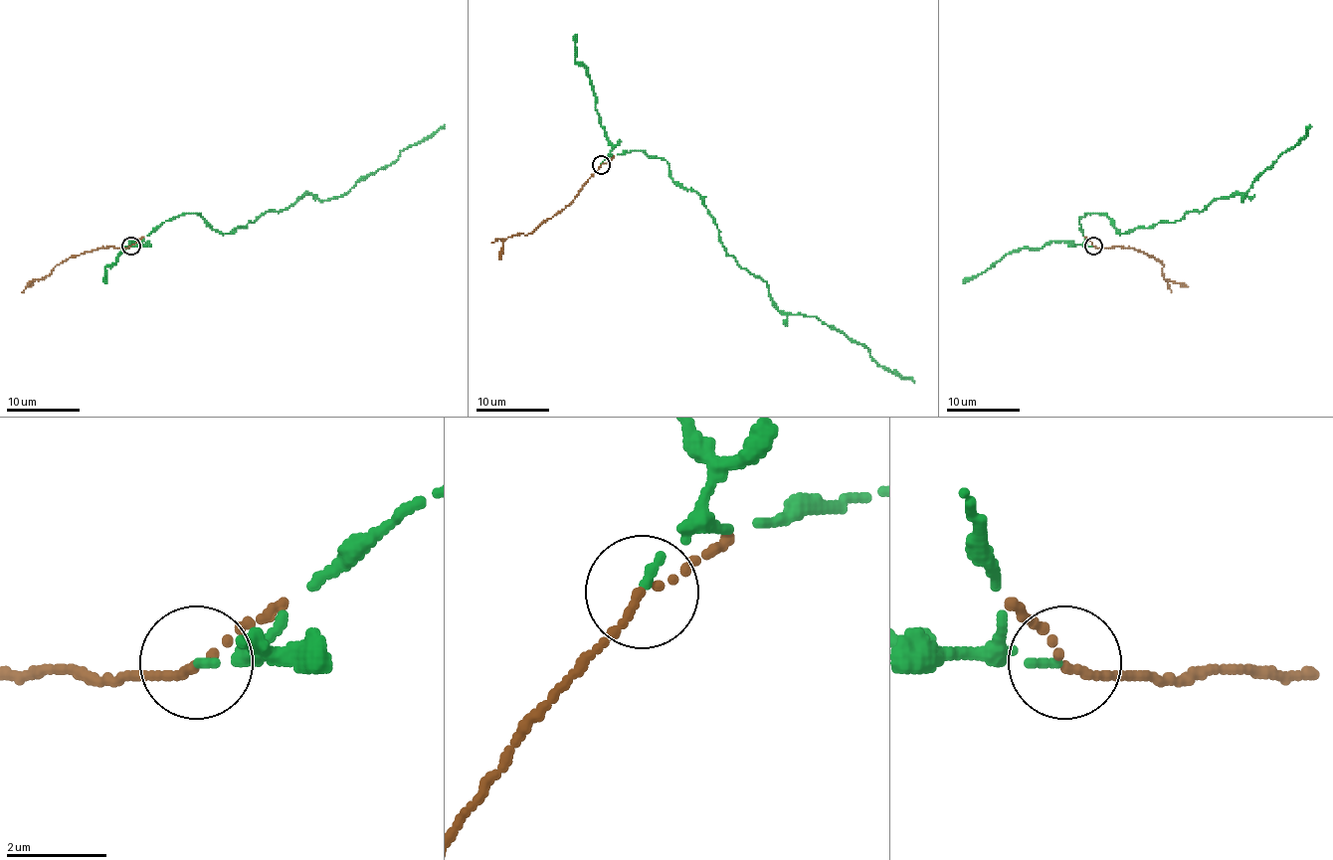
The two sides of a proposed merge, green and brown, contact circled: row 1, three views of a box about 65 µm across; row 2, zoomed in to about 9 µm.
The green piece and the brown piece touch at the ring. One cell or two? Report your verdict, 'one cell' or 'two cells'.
one cell

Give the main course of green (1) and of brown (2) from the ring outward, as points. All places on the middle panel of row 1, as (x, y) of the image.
1: (601, 163), (636, 150), (664, 158), (776, 307), (817, 316), (914, 381)
2: (601, 165), (567, 206), (530, 234), (508, 237), (502, 243), (499, 258)

